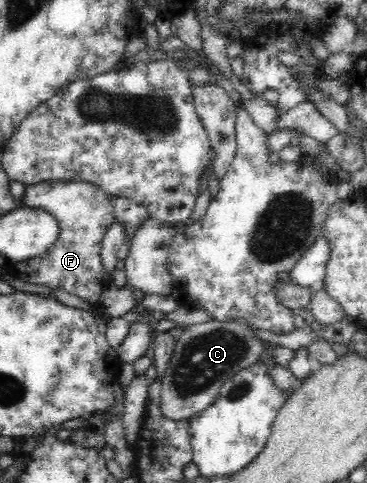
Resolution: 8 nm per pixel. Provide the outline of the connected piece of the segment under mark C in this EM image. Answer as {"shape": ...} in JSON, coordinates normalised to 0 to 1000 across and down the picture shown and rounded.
{"shape":[[[569,665],[510,675],[490,700],[477,704],[469,741],[439,783],[433,859],[480,874],[520,867],[578,836],[597,803],[632,783],[638,770],[687,758],[719,729],[719,706],[665,673]]]}

